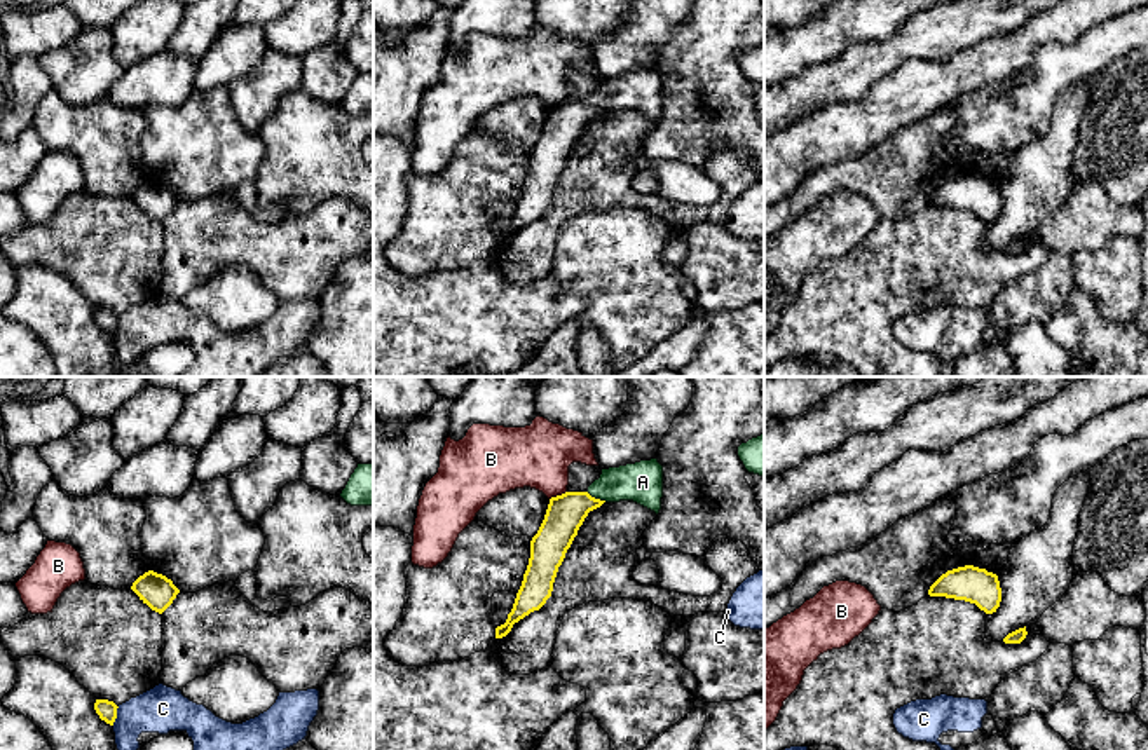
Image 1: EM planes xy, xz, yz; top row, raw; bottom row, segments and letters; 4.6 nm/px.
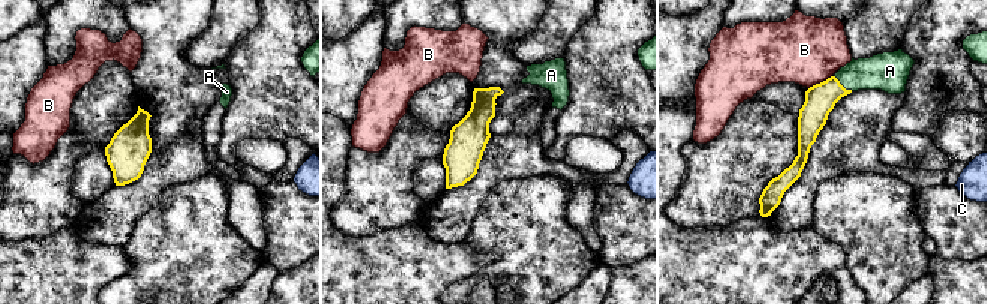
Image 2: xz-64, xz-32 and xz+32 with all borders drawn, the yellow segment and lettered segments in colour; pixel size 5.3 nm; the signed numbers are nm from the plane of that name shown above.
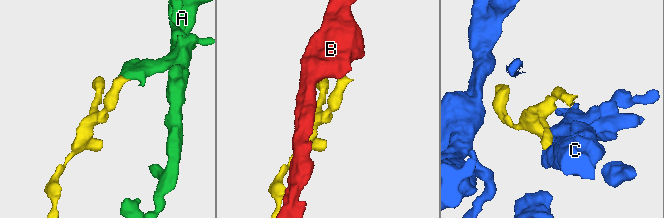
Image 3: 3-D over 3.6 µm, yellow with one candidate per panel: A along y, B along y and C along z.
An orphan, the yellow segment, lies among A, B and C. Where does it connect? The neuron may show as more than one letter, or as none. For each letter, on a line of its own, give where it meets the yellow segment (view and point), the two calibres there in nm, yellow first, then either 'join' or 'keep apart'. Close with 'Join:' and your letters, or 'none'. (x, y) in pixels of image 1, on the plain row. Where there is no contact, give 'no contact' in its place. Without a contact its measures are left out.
A: meets yellow in xz at (597, 109); 180 nm thick on the yellow side, 190 nm on the other; join
B: meets yellow in xz at (557, 105); 180 nm thick on the yellow side, 300 nm on the other; keep apart
C: meets yellow in xy at (116, 325); 90 nm thick on the yellow side, 220 nm on the other; keep apart
Join: A

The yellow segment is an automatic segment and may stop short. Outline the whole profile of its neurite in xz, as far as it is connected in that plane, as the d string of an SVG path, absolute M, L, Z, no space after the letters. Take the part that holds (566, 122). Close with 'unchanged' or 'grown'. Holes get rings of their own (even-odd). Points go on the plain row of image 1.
M658 68L602 78L586 101L551 106L544 129L530 150L530 167L522 195L495 248L506 246L513 234L539 220L551 206L553 192L567 159L590 120L604 112L633 110L656 124L661 119L663 75Z; grown

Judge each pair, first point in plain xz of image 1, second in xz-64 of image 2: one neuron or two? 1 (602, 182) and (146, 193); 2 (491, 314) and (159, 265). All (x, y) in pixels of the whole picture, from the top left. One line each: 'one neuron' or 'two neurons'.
1: one neuron
2: two neurons

